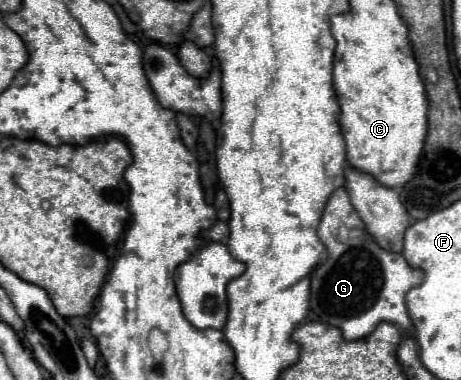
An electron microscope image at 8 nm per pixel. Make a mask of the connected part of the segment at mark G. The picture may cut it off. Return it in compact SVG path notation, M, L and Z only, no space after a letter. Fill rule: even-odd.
M340 187L332 193L316 233L328 249L328 259L312 273L312 311L318 319L338 327L346 341L368 337L382 321L394 323L402 331L410 331L412 323L406 309L406 293L414 285L420 285L422 271L410 269L400 253L384 251L370 237L366 239L366 227L352 207L346 189ZM340 225L350 229L350 239L346 243L338 241Z

